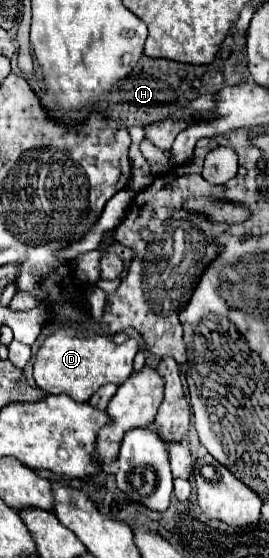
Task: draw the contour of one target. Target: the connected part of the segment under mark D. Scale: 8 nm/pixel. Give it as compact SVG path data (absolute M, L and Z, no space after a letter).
M65 326L63 329L53 331L41 345L41 349L37 351L33 363L33 377L37 387L41 387L45 393L49 395L69 395L71 399L75 399L77 403L85 403L89 401L89 397L103 385L103 383L115 383L121 385L131 373L133 373L133 357L139 351L139 343L137 339L129 337L125 343L115 345L111 339L107 339L105 335L96 335L93 331L75 328L73 326Z

